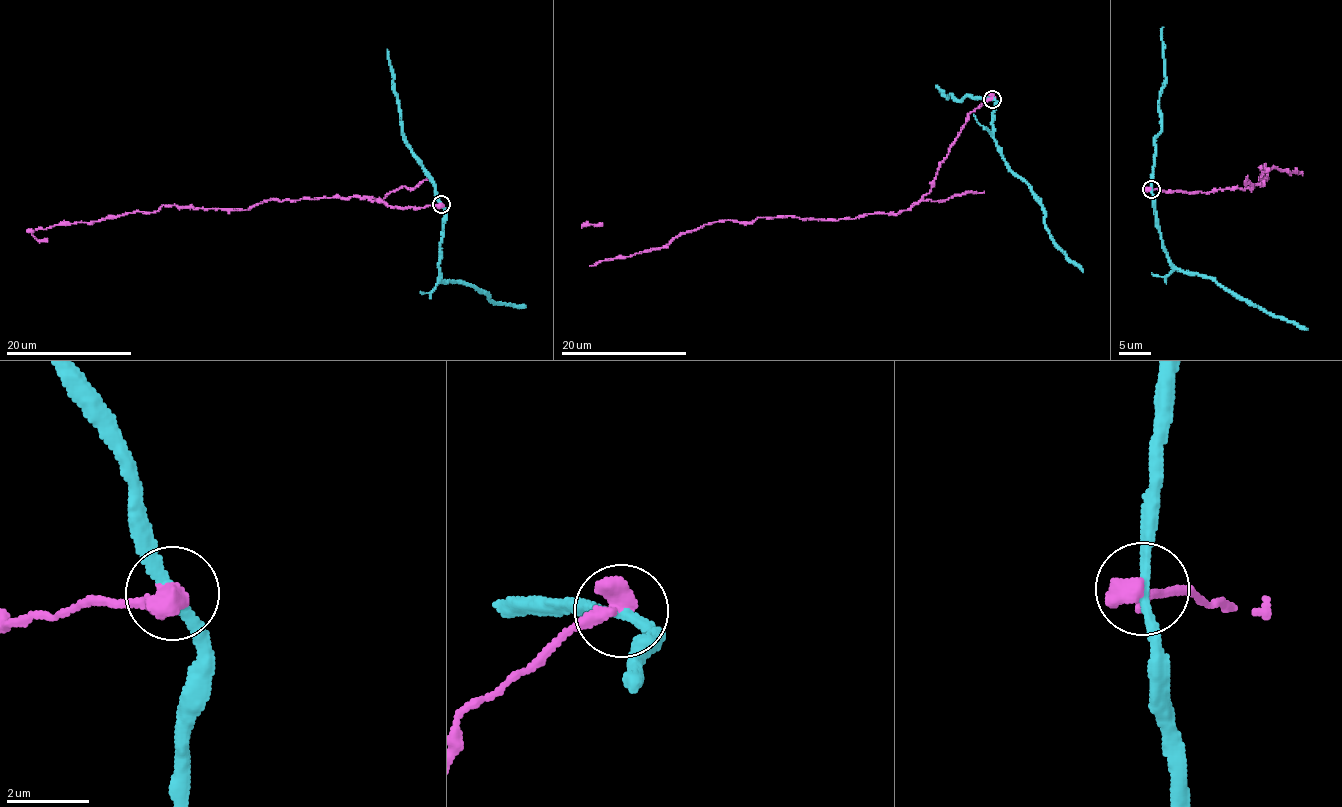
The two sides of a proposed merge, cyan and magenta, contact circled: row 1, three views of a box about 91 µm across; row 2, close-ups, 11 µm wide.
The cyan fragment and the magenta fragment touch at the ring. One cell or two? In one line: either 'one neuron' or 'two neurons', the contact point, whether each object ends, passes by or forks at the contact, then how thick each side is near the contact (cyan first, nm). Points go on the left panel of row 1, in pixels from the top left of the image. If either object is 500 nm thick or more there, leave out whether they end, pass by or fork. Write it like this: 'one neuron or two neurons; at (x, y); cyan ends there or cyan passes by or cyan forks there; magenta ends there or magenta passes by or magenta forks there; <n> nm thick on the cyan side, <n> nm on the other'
two neurons; at (441, 204); 240 nm thick on the cyan side, 600 nm on the other

